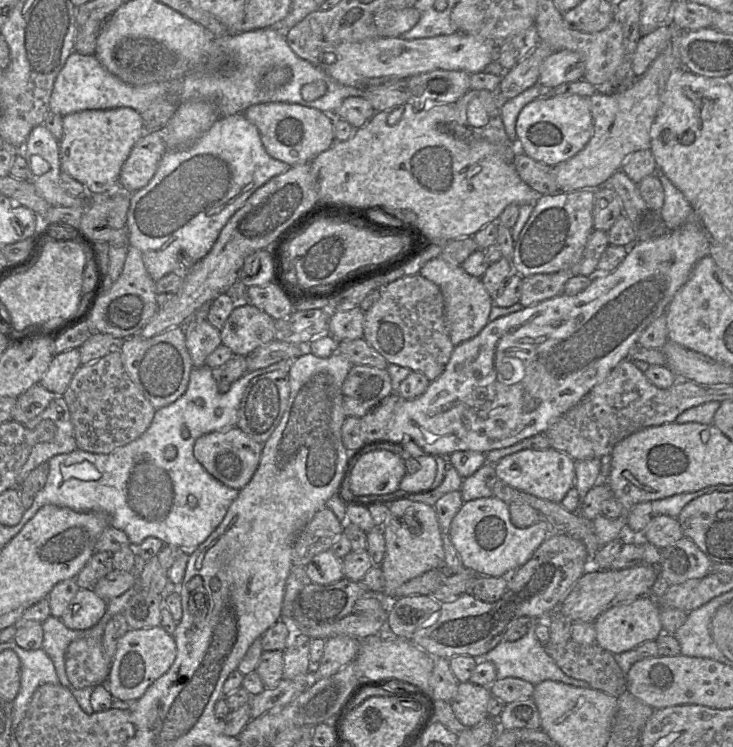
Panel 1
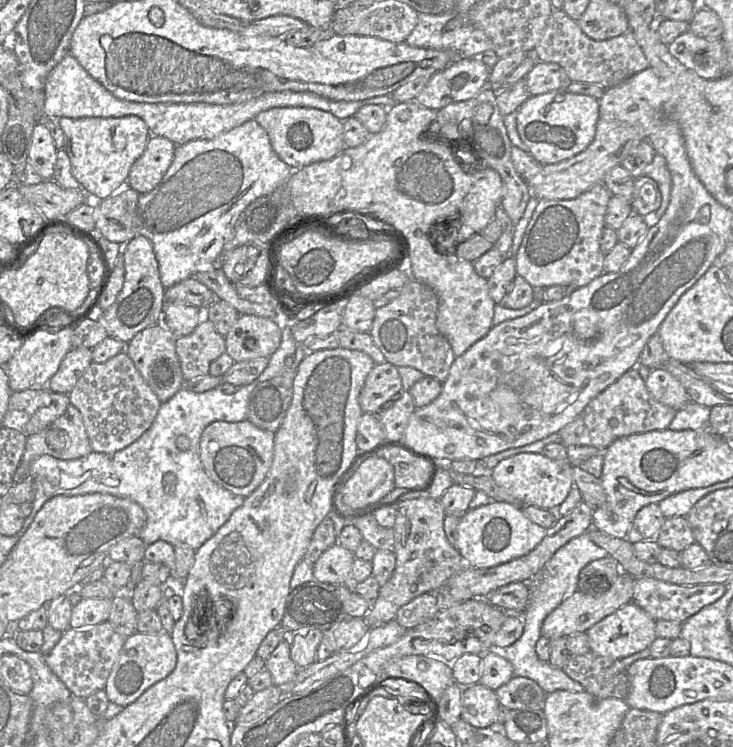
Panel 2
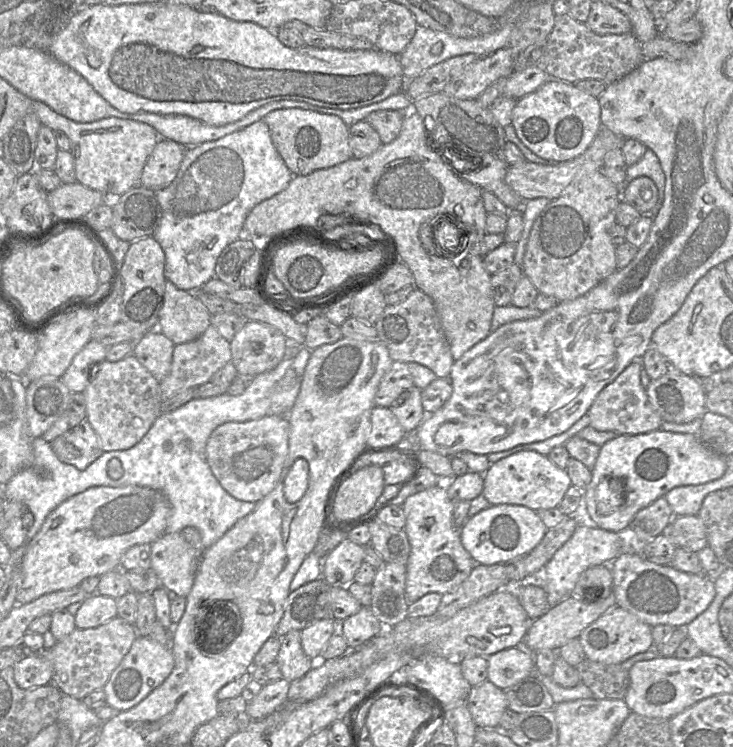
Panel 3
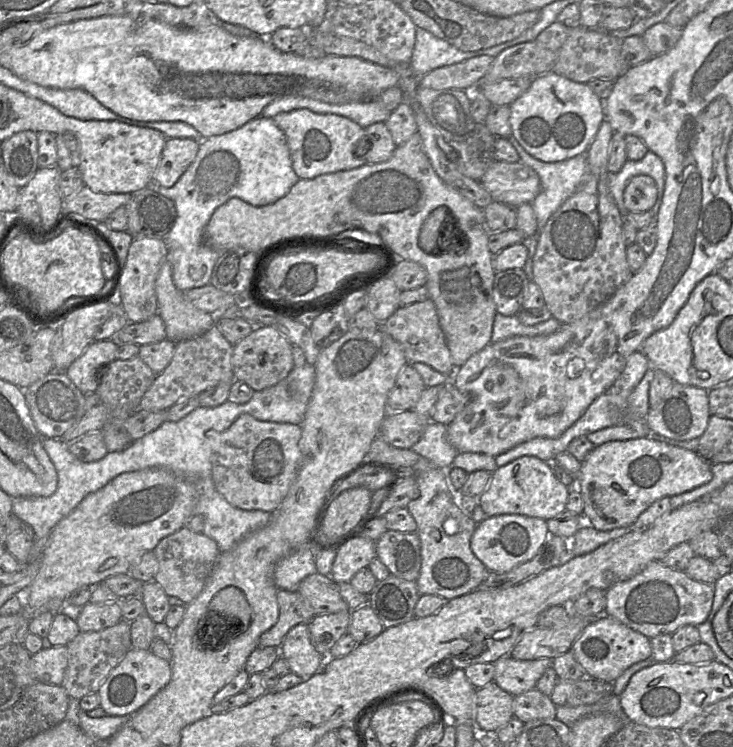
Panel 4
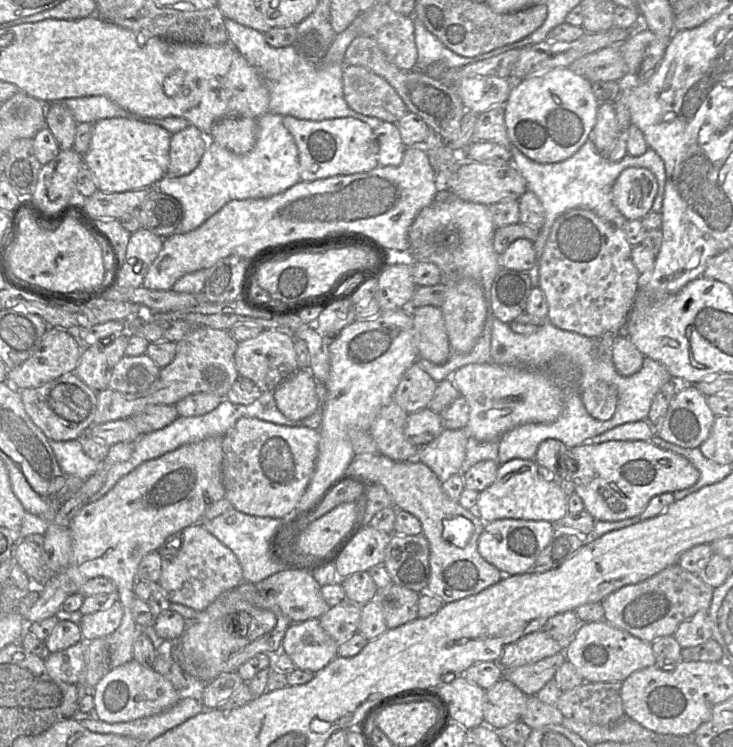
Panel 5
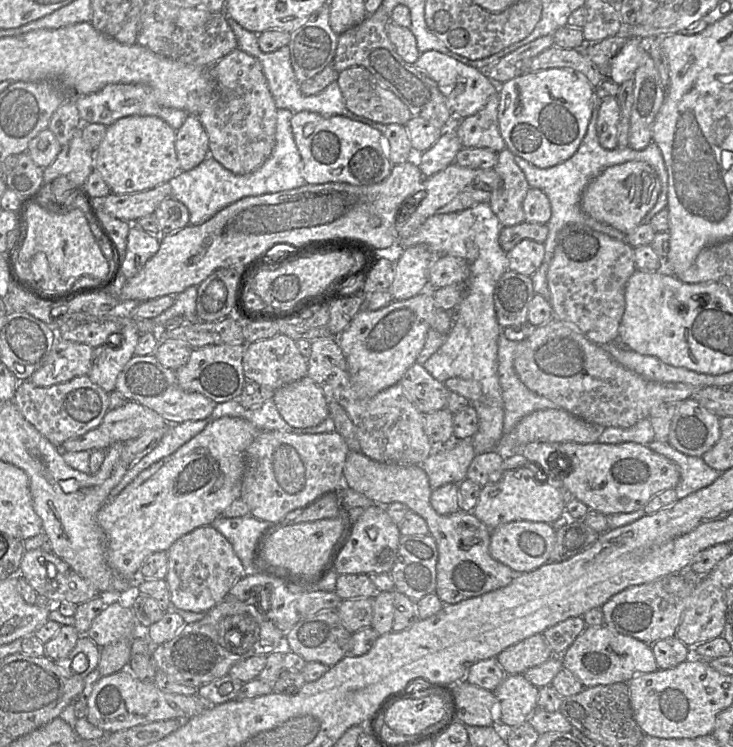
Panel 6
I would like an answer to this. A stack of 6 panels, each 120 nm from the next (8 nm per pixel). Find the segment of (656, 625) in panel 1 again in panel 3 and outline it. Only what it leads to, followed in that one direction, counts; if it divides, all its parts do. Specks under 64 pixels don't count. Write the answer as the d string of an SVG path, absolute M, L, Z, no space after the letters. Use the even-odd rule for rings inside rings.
M621 607L605 612L580 634L586 659L603 664L622 664L636 654L654 647L652 627Z

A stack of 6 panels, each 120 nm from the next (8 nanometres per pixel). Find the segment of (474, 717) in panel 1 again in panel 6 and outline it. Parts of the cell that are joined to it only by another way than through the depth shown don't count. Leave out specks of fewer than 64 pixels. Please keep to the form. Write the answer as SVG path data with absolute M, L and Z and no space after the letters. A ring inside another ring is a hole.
M523 674L506 675L494 691L497 698L497 721L505 726L516 727L528 721L538 708L539 688Z

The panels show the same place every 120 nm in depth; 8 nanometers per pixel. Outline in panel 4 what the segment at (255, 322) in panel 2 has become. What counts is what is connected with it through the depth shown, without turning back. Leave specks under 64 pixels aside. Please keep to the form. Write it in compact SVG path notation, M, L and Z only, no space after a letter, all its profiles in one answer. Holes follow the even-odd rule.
M254 326L248 336L234 345L231 366L234 379L245 382L254 391L262 391L284 380L293 369L292 344L274 326Z

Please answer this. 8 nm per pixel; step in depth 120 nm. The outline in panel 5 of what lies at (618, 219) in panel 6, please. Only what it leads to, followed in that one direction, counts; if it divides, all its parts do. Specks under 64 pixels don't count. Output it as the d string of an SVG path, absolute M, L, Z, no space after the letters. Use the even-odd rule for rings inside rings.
M628 167L613 184L612 201L628 221L641 220L650 212L657 192L658 182L650 170Z

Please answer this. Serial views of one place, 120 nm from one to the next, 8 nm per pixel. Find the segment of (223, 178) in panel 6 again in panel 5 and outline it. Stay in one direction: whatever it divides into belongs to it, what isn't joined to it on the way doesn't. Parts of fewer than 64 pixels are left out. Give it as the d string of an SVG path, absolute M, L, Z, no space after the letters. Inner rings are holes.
M268 111L257 118L257 140L251 151L244 155L234 154L209 140L199 165L188 175L172 177L165 175L157 190L176 198L182 205L183 218L177 232L187 233L200 227L206 220L232 200L261 199L284 192L301 181L299 175L298 148L294 138L283 125L281 115Z

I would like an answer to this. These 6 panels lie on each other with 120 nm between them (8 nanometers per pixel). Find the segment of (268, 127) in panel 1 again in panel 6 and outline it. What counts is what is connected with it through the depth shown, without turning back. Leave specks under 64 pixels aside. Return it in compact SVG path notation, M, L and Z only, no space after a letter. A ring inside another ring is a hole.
M302 111L291 118L294 140L303 160L306 184L329 182L367 186L381 183L391 174L393 164L383 133L345 116L322 116Z

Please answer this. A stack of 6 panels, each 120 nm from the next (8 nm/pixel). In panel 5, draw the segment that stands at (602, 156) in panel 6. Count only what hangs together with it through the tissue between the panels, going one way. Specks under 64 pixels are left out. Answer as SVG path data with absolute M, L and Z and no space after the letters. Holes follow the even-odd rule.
M590 134L588 140L581 146L581 148L573 156L562 162L557 162L557 163L548 163L548 164L536 163L528 159L526 156L524 156L511 142L509 143L508 150L511 153L514 165L516 166L516 168L519 170L519 172L526 181L527 190L533 192L539 198L545 210L545 222L543 227L541 228L541 232L539 234L539 240L537 243L537 247L535 249L536 261L539 261L539 259L541 259L546 241L548 239L554 221L558 216L560 216L562 213L566 212L567 210L570 209L590 210L599 217L609 221L617 228L624 229L624 226L628 220L620 213L617 207L613 204L612 187L615 180L620 175L620 173L628 167L646 168L654 174L658 182L658 192L650 212L659 213L662 210L664 188L666 184L666 170L663 160L651 148L648 148L648 150L641 156L631 156L629 154L626 154L620 161L612 162L608 158L602 157L597 152L597 149L591 139L591 134Z

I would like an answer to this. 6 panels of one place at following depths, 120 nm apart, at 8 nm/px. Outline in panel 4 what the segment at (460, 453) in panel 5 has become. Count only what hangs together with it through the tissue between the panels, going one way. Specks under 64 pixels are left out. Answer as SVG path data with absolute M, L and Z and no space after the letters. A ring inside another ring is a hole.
M431 420L426 425L420 440L411 447L415 453L428 459L435 467L442 470L452 467L458 454L448 441L447 426Z

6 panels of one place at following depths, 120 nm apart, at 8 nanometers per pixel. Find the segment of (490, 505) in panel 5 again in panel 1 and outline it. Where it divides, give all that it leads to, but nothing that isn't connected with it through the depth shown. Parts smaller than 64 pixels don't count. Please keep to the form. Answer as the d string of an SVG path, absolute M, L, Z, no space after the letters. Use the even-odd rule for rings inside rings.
M549 447L543 450L525 448L507 455L495 464L495 475L507 485L538 498L560 503L575 482L575 460Z

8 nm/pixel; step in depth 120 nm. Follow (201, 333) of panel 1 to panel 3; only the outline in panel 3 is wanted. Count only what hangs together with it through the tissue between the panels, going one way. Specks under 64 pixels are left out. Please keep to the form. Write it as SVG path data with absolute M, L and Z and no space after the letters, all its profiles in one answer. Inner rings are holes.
M210 325L197 339L174 345L172 364L169 374L159 382L161 401L165 401L180 390L197 388L207 382L215 372L231 362L230 342Z

